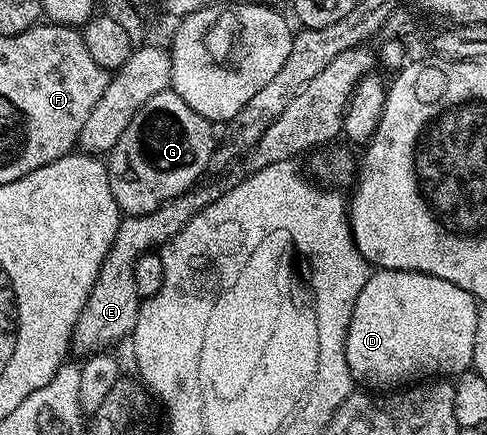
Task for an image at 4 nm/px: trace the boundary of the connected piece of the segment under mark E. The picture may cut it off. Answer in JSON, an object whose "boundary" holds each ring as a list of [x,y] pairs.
{"boundary":[[[196,186],[185,194],[178,195],[156,211],[150,211],[148,215],[128,215],[120,218],[113,245],[99,267],[99,278],[79,314],[72,333],[72,344],[76,350],[85,351],[84,353],[105,351],[111,348],[109,346],[134,334],[141,302],[135,283],[135,261],[148,249],[154,248],[151,247],[154,243],[168,243],[201,208],[219,198],[220,188],[203,186]]]}

